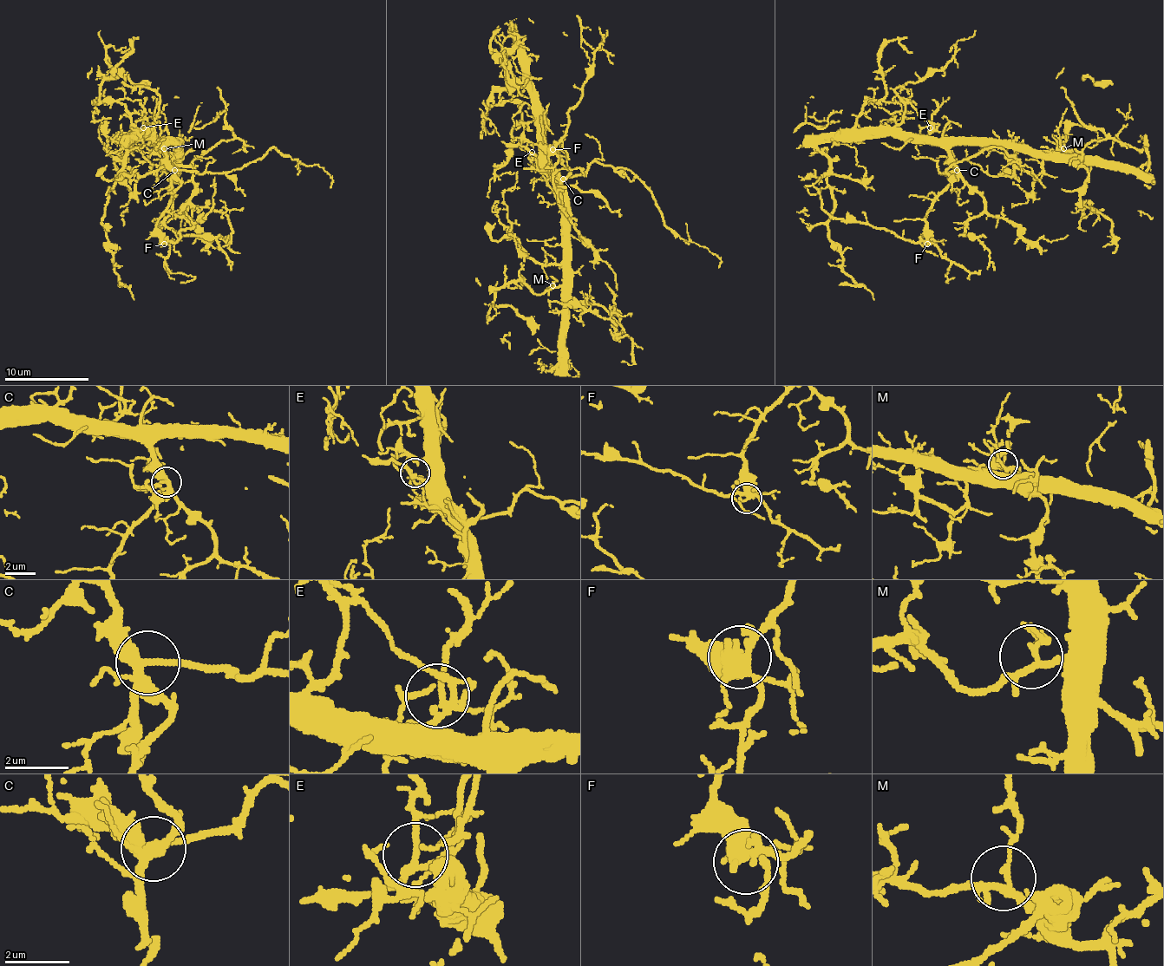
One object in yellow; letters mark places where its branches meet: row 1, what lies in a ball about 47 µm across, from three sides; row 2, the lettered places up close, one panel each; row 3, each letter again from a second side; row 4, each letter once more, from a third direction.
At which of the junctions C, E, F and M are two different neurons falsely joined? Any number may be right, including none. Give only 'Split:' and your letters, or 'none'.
Split: none

